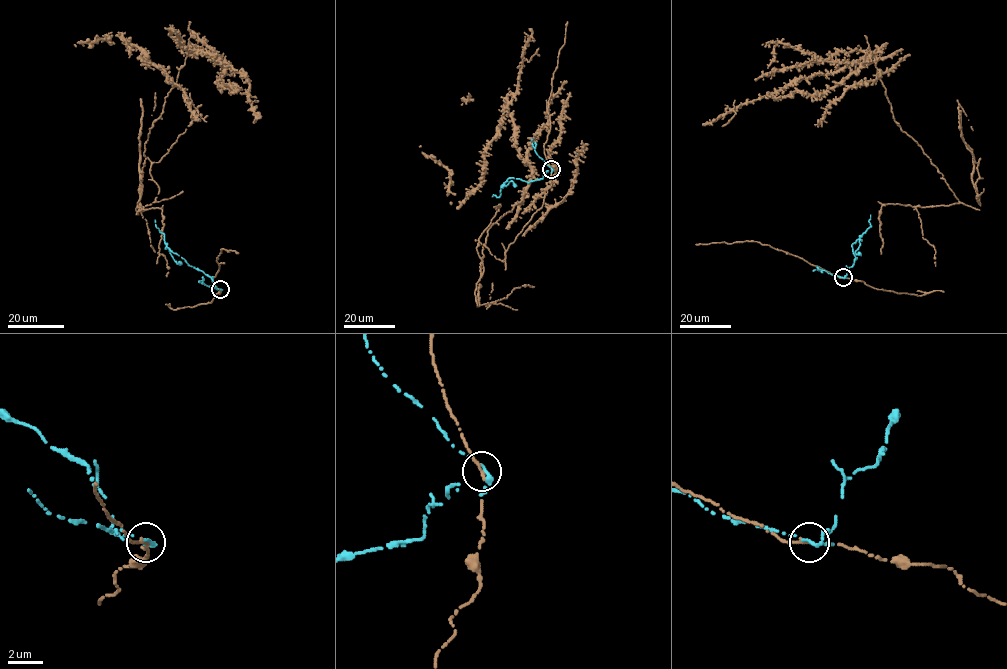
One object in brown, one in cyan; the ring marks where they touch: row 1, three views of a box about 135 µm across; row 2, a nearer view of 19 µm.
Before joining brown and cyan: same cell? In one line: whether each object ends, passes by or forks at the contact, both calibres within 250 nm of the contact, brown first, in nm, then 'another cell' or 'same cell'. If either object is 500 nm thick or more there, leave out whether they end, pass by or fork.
brown ends there; cyan ends there; 240 nm thick on the brown side, 280 nm on the other; another cell

